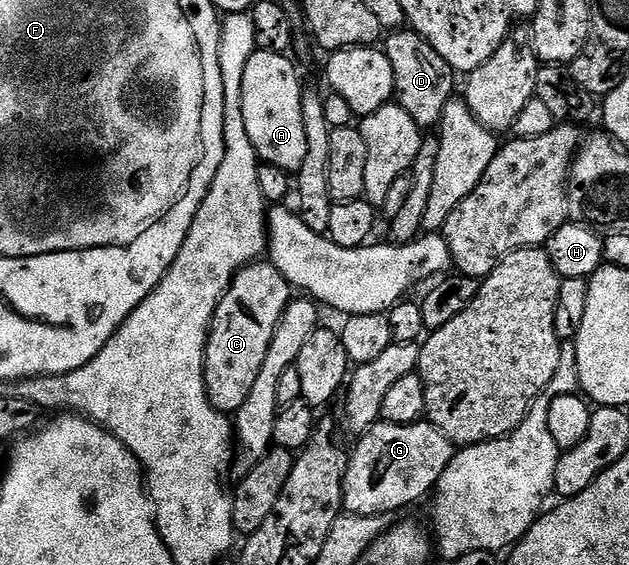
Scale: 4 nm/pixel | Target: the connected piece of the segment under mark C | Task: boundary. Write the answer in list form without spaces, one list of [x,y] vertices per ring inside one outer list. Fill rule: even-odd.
[[[263,259],[246,265],[231,280],[231,285],[215,308],[203,356],[205,387],[211,405],[218,413],[233,415],[241,403],[245,403],[261,371],[261,363],[265,363],[269,339],[273,339],[273,331],[277,331],[277,323],[292,299],[291,284],[273,263]]]

